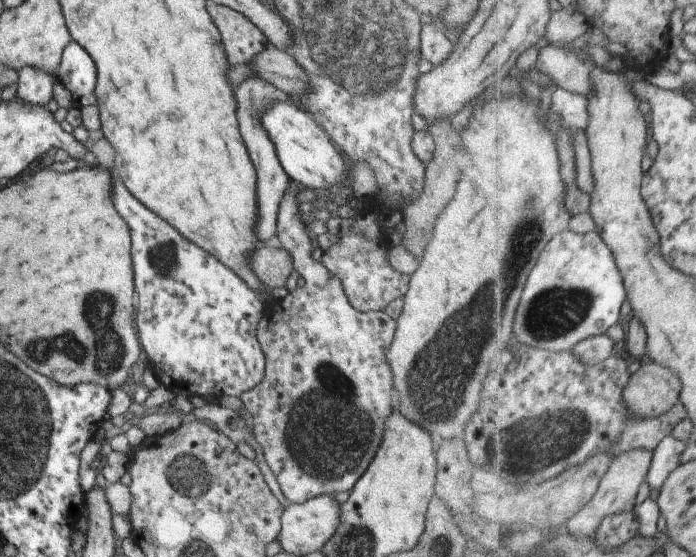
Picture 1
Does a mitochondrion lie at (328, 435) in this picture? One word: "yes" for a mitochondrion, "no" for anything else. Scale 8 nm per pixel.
yes

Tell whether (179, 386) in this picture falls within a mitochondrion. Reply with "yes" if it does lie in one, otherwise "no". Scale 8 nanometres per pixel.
no

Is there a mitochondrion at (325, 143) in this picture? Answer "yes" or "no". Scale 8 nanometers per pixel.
no

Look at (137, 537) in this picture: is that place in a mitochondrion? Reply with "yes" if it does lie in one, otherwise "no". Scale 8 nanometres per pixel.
no

